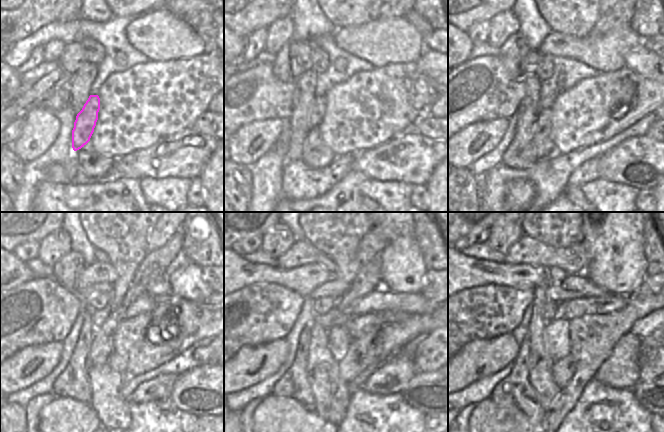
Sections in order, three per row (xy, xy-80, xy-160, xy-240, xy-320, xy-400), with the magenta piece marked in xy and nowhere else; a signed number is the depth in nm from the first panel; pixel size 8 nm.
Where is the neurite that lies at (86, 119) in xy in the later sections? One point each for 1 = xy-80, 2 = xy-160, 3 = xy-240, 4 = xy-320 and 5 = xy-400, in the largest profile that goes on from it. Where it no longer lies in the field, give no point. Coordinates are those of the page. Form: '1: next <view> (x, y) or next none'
1: next xy-80 (318, 108)
2: next xy-160 (546, 103)
3: next xy-240 (120, 232)
4: next xy-320 (336, 232)
5: next xy-400 (556, 232)

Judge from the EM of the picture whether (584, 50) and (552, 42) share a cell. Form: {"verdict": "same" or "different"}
{"verdict": "same"}

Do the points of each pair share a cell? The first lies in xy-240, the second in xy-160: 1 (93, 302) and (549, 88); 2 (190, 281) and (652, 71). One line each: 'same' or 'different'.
1: different
2: same

